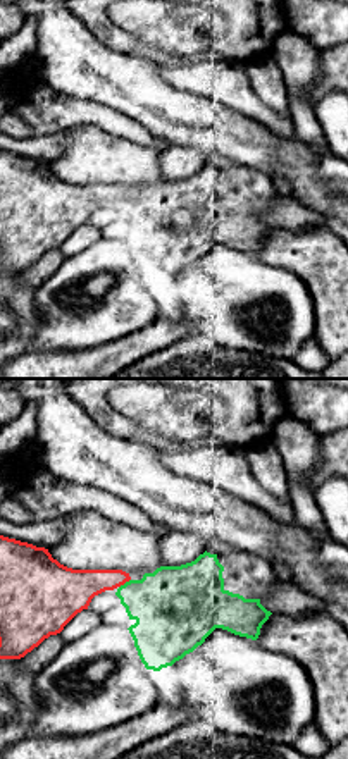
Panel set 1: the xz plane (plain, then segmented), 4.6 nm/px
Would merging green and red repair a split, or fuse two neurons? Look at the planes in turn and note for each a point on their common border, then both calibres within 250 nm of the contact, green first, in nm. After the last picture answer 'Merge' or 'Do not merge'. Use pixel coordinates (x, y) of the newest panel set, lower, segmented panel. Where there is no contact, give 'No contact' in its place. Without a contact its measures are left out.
Touches green at (126, 582). Thickness 380 nm (green) against 190 nm

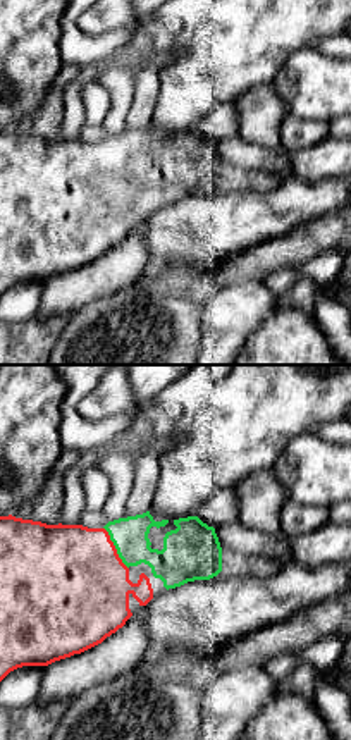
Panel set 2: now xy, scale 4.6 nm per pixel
Touches green at (116, 548). Thickness 170 nm (green) against 480 nm

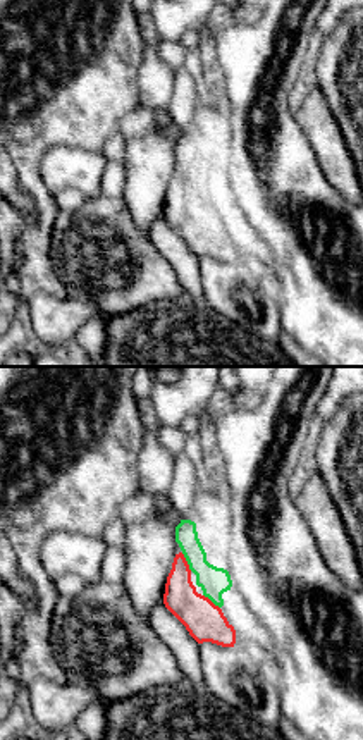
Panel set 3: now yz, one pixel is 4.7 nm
Touches green at (186, 560). Thickness 140 nm (green) against 170 nm

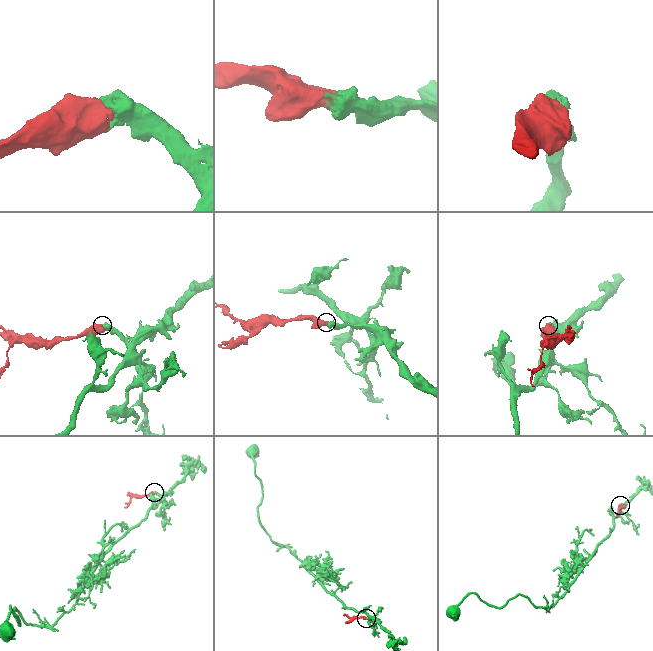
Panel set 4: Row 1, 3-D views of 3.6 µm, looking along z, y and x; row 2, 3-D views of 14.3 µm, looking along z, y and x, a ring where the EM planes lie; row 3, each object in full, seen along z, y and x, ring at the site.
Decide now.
Merge

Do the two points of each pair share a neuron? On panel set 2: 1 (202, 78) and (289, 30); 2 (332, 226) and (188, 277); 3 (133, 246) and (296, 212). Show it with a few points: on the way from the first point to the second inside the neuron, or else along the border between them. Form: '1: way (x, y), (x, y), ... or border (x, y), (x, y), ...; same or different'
1: way (224, 62), (257, 30), (267, 30); same
2: way (296, 246), (224, 276); same
3: border (148, 219), (147, 262), (138, 277); different

